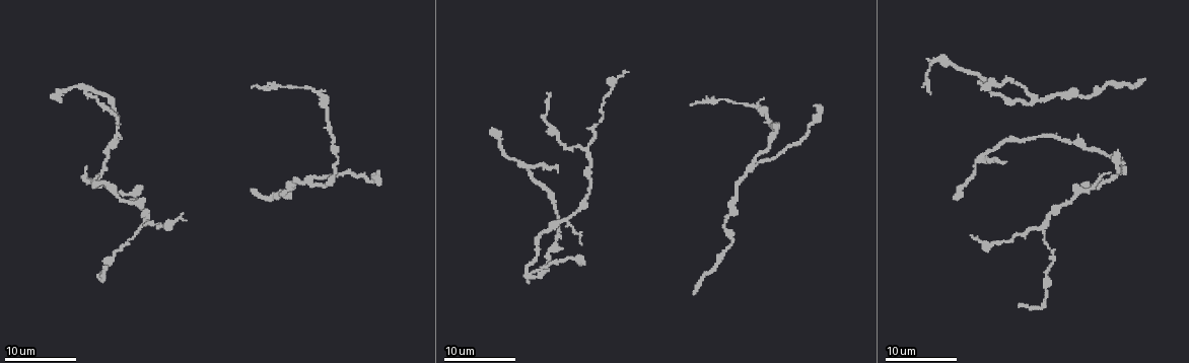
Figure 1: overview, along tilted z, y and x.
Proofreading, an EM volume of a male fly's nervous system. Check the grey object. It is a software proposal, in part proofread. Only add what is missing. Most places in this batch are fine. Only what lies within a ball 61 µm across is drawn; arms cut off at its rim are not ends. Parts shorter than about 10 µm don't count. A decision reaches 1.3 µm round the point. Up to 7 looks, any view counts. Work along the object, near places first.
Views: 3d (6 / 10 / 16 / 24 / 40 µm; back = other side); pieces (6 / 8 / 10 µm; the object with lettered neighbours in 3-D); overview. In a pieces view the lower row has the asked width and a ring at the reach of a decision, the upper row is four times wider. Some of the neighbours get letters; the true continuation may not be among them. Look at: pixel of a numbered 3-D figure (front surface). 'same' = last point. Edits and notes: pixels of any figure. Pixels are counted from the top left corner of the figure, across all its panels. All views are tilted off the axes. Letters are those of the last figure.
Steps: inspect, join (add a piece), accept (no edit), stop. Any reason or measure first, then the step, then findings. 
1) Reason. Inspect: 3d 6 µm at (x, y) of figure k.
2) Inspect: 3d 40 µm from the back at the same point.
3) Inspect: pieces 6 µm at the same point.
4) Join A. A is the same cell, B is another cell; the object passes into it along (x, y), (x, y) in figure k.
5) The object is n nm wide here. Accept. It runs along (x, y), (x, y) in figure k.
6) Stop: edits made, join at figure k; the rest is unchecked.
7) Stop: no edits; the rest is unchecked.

Branch stops here. Inspect: pieces 10 µm at (690, 105) of figure 1.

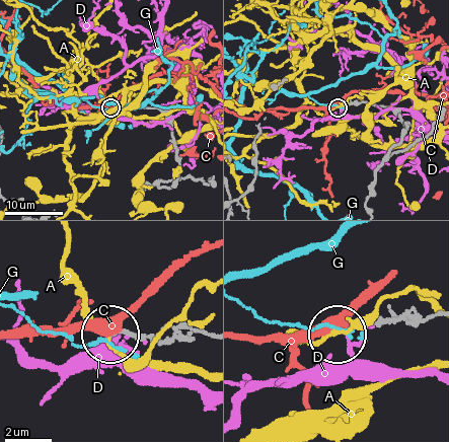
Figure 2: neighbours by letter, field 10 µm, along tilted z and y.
Accept. A, C, D and G are other cells; no lettered piece goes on from it.

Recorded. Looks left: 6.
Tapers out. Inspect: pieces 6 µm at (974, 238) of figure 1.

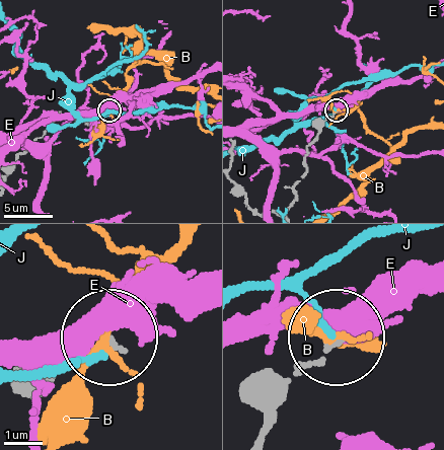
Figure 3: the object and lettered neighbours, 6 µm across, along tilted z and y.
Accept. B, E and J are other cells; no lettered piece goes on from it.

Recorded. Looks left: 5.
Thin end. Inspect: pieces 10 µm at (96, 176) of figure 1.

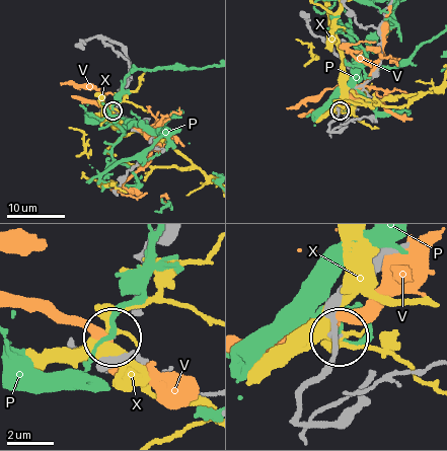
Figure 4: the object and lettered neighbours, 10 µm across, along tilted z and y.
Accept. P, V and X are other cells; none of them fits.

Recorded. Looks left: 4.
Free end. Inspect: pieces 8 µm at (1109, 173) of figure 1.

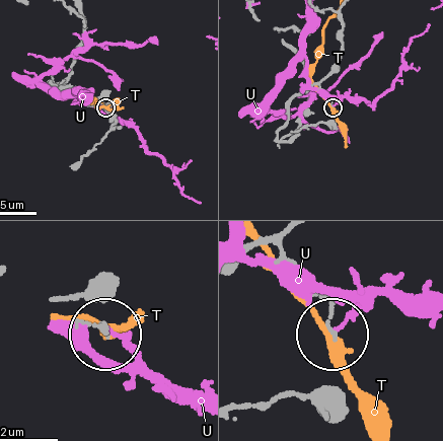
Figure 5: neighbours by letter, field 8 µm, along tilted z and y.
Accept. T and U are other cells; none of them fits.

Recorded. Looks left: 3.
Stop: no edits; the rest is unchecked.

